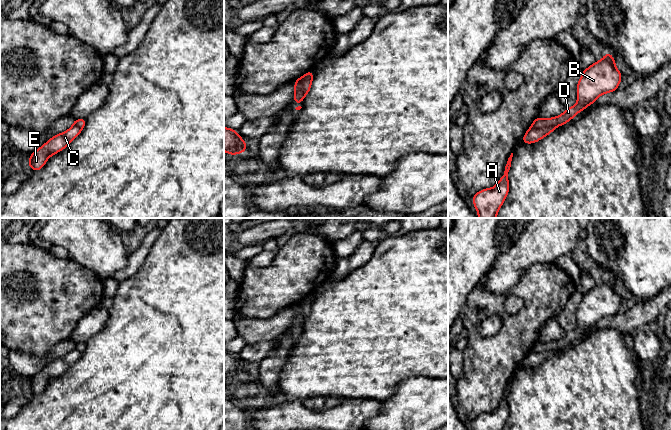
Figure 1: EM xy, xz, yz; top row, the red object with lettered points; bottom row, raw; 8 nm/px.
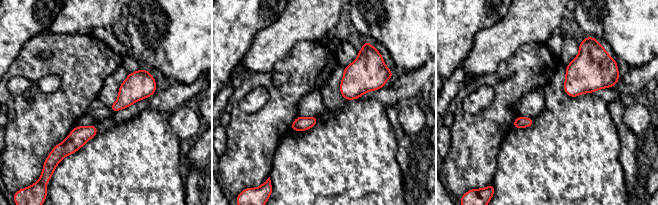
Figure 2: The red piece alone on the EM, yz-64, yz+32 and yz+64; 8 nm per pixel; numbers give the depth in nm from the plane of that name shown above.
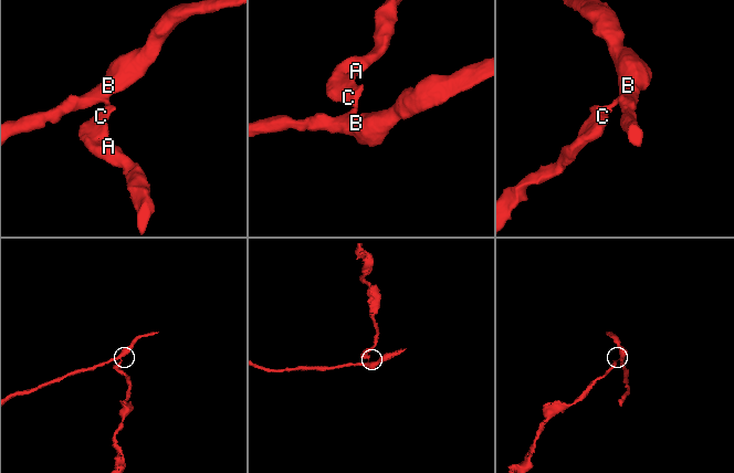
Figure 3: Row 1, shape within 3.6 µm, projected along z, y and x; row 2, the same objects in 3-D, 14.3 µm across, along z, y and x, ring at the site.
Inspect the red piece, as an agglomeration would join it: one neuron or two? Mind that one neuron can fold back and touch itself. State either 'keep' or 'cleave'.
cleave

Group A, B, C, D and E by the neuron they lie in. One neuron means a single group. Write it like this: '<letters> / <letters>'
A C E / B D

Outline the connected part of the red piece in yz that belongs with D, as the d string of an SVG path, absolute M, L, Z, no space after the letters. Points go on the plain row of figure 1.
M606 274L602 284L596 285L582 295L582 300L578 305L576 313L577 328L566 332L565 336L557 341L549 343L536 341L531 351L541 353L566 348L576 338L596 326L599 320L618 313L622 300L623 298L616 293L614 281Z

